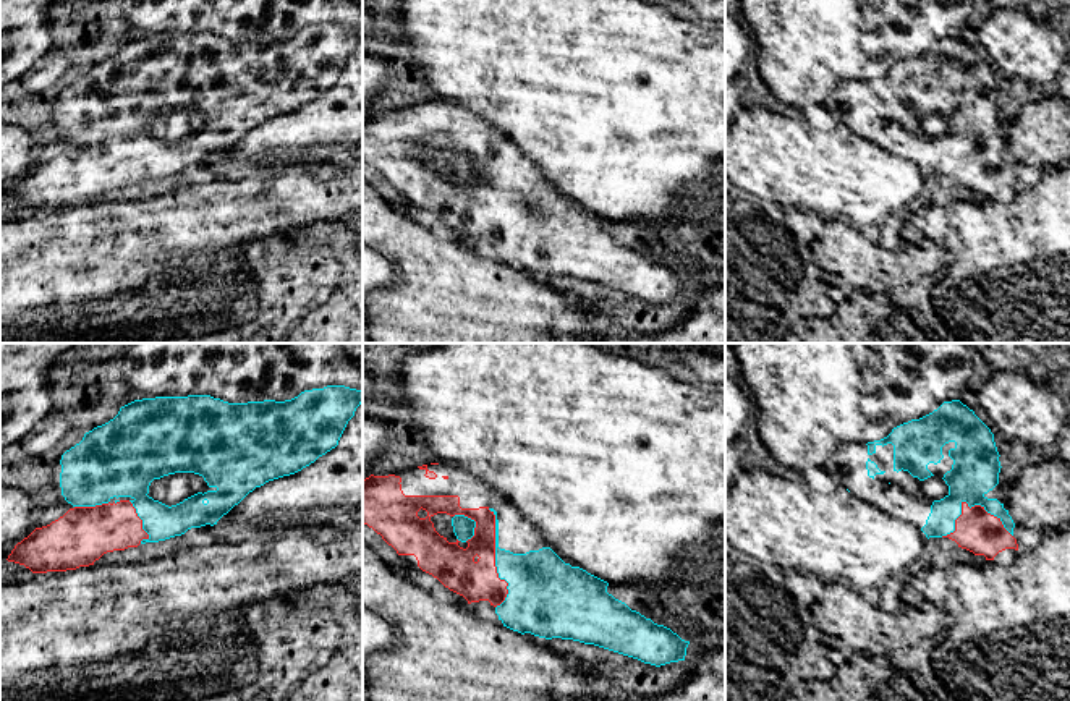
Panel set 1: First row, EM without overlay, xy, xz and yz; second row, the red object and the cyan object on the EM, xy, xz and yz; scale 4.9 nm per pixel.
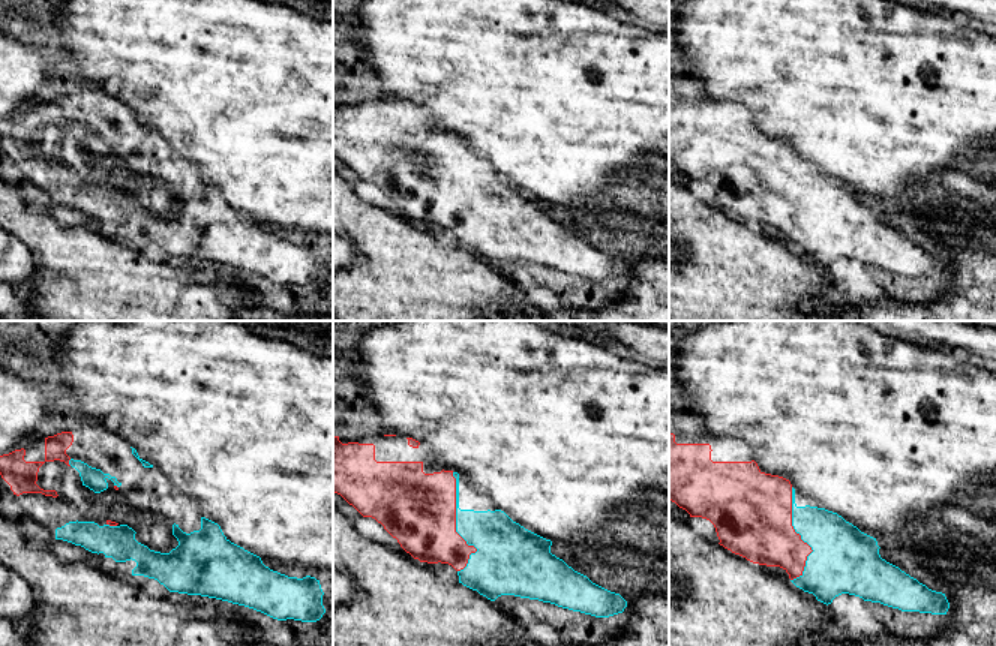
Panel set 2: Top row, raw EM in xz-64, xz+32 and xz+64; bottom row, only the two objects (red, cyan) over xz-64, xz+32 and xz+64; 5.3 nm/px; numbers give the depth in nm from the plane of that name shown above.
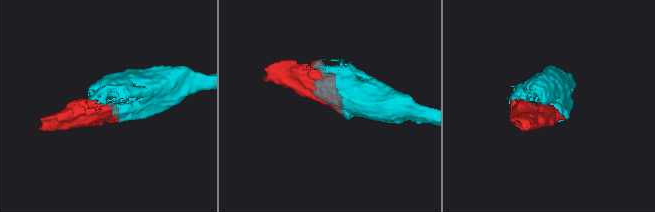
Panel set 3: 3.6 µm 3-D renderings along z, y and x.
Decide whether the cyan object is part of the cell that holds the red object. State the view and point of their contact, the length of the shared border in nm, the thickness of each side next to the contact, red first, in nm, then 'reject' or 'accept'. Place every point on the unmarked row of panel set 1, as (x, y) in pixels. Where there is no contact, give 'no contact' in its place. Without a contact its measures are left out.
xz (494, 196) | 500 nm | 200/300 nm | accept

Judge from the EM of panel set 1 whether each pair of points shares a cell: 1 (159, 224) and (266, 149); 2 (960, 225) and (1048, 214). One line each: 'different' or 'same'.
1: different
2: same

